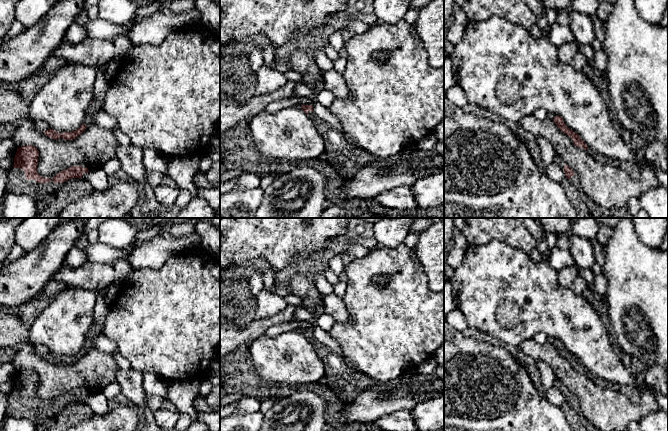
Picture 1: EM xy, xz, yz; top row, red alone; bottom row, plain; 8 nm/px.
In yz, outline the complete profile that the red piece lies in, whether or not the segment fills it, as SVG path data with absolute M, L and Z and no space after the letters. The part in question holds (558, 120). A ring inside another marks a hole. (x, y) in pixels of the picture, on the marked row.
M555 116L553 121L563 133L572 138L575 146L582 147L583 149L588 150L588 147L585 144L585 142L580 138L580 136L577 133L575 133L573 130L569 129L566 126L561 116Z

